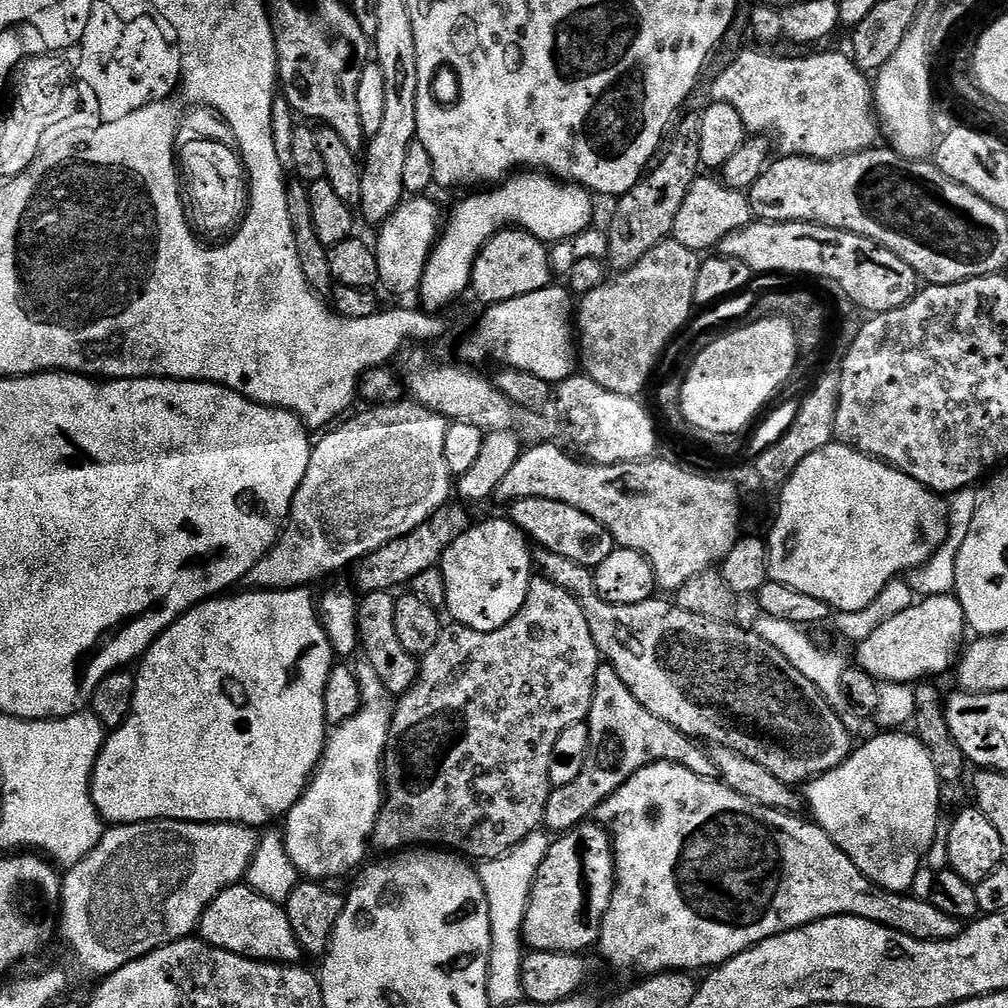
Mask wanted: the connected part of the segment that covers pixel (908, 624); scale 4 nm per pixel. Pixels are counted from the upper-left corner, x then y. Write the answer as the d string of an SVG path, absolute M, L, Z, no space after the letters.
M934 595L923 597L913 604L909 610L904 610L895 618L890 618L882 626L874 630L870 637L859 641L857 665L876 681L893 684L914 684L929 678L936 678L938 674L948 671L957 663L961 655L964 634L967 634L967 620L965 610L957 597L953 595Z

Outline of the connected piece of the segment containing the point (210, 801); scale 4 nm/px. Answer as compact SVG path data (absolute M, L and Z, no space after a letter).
M307 587L302 588L281 588L279 590L240 590L237 596L233 594L224 594L219 598L204 601L197 608L191 608L185 616L179 616L166 629L158 639L149 646L148 651L144 653L139 661L140 672L135 673L136 689L134 690L134 702L132 703L132 713L126 718L126 722L120 728L115 729L105 739L104 748L100 751L100 757L96 759L96 765L92 771L92 801L100 811L100 819L109 825L118 824L141 824L147 820L185 820L191 824L246 824L249 826L261 826L268 824L272 816L283 817L298 802L298 798L308 788L308 781L312 779L315 771L320 766L320 760L324 757L324 745L330 736L330 725L324 716L324 691L326 682L332 673L334 663L334 653L332 651L332 639L328 637L328 631L324 629L322 617L318 611L317 601L312 601L312 596Z

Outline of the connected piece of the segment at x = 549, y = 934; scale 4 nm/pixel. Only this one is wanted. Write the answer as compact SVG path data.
M585 822L578 828L557 835L549 843L548 853L538 866L536 881L528 899L524 919L524 942L533 952L583 953L600 939L600 927L616 889L616 853L614 841L607 828L596 822Z

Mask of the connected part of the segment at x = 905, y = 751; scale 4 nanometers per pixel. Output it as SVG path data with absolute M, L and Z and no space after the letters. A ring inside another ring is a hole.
M888 730L883 734L876 734L873 740L868 740L864 745L857 747L849 756L846 762L842 762L842 766L838 766L834 770L825 772L822 776L817 776L814 780L807 781L806 787L803 789L802 796L806 801L806 808L810 813L811 819L824 829L825 834L841 848L844 853L854 862L854 866L858 866L858 870L862 870L862 874L878 888L884 888L888 892L907 893L912 887L914 876L925 863L924 855L932 848L932 843L936 840L936 827L940 824L940 812L942 813L942 805L940 802L940 780L935 772L934 762L931 761L931 754L927 750L927 746L920 741L916 734L910 734L904 730Z

